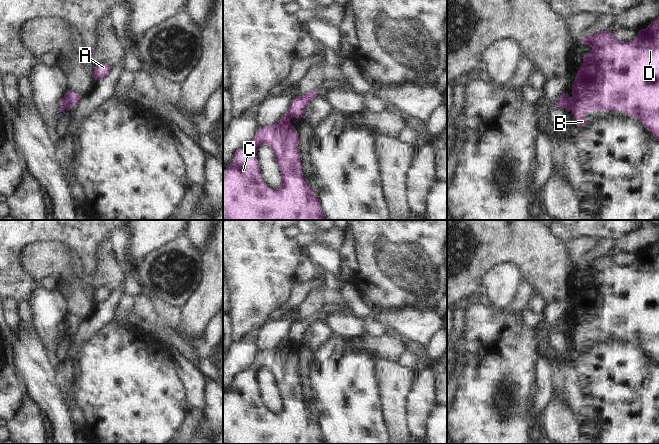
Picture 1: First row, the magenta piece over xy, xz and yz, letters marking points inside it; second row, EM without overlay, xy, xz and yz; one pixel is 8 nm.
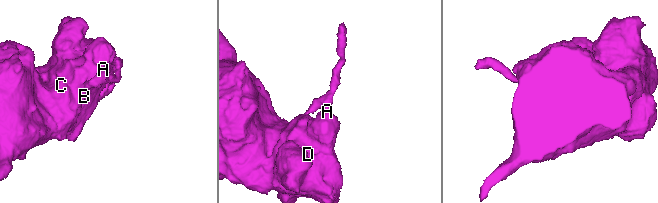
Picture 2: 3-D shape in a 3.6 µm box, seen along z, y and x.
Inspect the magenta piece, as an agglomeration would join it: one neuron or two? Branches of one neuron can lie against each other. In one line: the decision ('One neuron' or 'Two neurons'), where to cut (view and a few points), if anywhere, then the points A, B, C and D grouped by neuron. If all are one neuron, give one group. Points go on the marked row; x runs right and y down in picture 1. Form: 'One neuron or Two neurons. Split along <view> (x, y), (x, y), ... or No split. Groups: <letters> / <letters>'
Two neurons. Split along yz (567, 95), (562, 107). Groups: A / B C D

